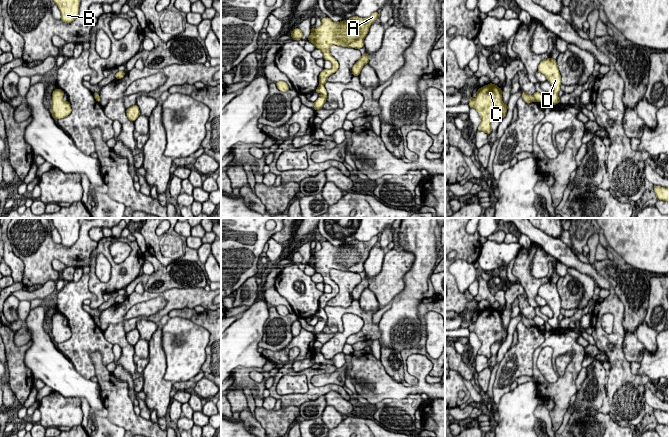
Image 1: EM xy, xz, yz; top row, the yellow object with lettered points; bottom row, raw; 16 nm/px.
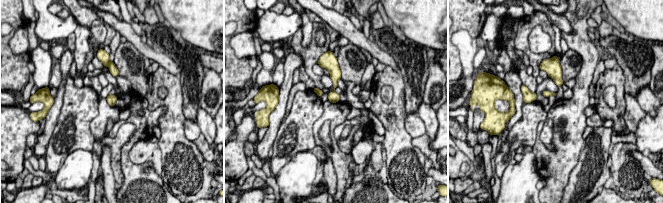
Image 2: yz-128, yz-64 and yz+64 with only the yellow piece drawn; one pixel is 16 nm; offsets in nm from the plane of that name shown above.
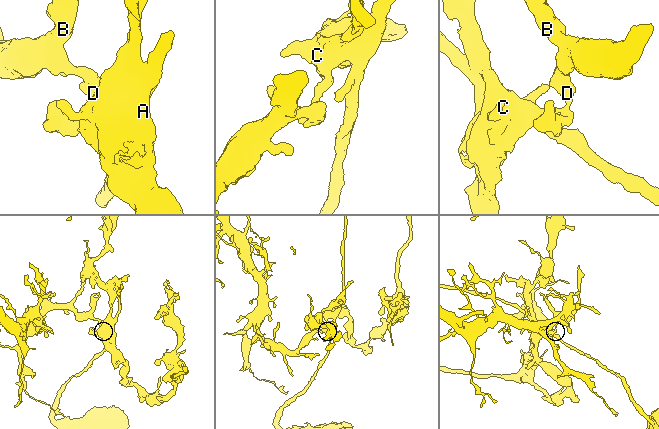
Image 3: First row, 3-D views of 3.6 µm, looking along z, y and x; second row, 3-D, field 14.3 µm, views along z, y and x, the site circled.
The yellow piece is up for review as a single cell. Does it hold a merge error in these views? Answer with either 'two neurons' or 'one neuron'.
two neurons

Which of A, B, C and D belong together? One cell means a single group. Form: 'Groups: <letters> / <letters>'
Groups: A C / B D

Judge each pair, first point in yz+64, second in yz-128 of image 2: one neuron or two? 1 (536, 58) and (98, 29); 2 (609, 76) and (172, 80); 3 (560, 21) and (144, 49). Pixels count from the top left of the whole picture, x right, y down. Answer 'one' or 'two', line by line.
1: one
2: one
3: one

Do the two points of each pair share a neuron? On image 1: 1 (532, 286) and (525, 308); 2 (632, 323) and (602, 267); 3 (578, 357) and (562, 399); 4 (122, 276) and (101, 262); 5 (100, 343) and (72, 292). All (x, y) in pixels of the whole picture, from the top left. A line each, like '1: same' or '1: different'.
1: different
2: same
3: same
4: different
5: same

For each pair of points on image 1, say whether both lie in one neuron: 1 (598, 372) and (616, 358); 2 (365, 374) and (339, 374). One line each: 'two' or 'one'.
1: two
2: one

